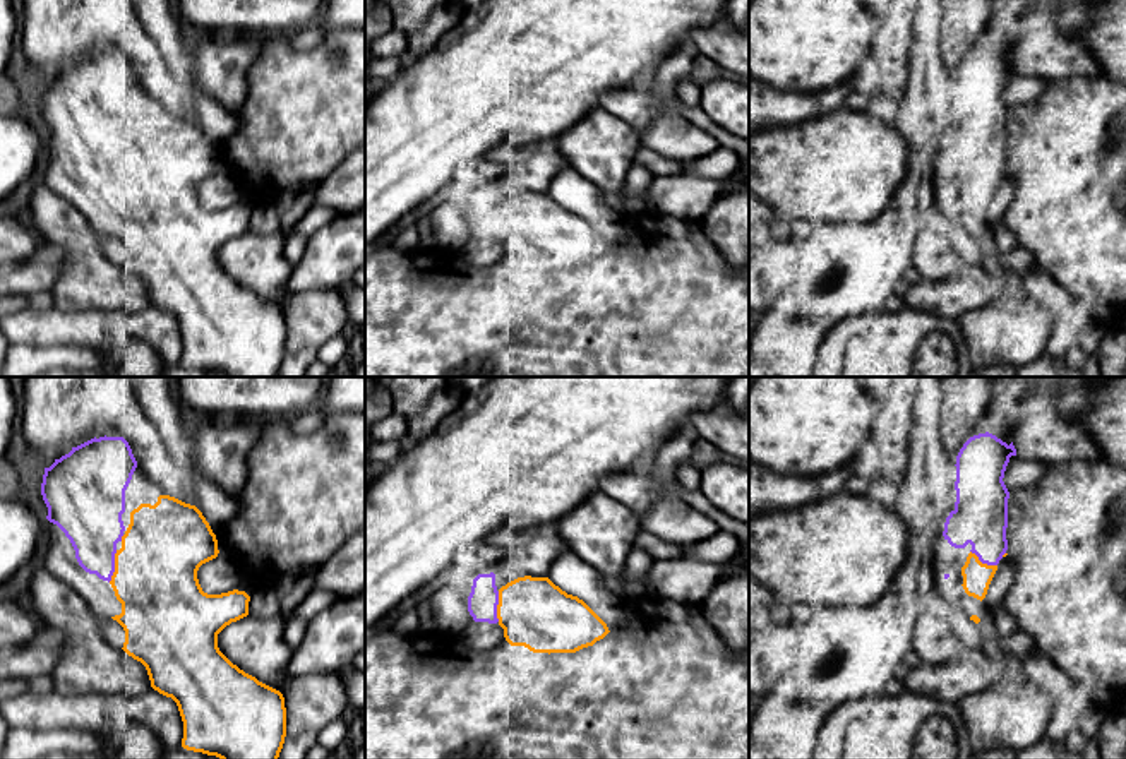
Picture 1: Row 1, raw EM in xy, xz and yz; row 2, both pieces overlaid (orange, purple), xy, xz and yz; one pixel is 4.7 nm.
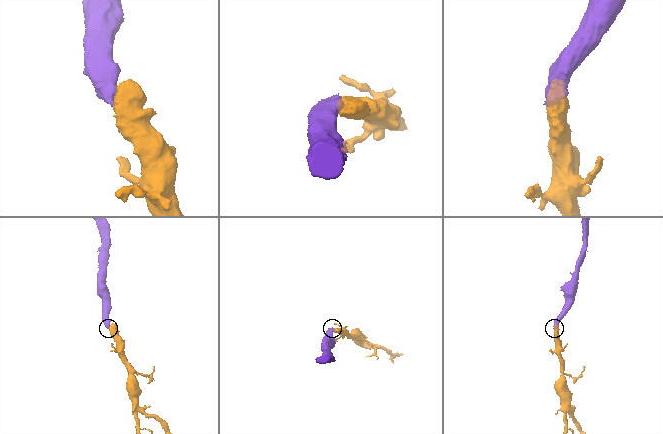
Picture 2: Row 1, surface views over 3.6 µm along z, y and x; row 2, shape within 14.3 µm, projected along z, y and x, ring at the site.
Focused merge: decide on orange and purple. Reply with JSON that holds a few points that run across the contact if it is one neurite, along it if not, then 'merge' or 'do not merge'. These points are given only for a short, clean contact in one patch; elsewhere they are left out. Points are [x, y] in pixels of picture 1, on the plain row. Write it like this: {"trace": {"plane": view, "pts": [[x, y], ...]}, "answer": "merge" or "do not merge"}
{"answer": "merge"}

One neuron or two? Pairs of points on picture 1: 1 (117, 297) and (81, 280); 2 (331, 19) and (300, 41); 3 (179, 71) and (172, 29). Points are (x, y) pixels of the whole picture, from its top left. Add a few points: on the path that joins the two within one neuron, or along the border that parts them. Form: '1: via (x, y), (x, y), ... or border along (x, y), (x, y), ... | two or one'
1: via (108, 288), (89, 281) | one
2: via (324, 24), (307, 38) | one
3: via (179, 60), (173, 40) | one

